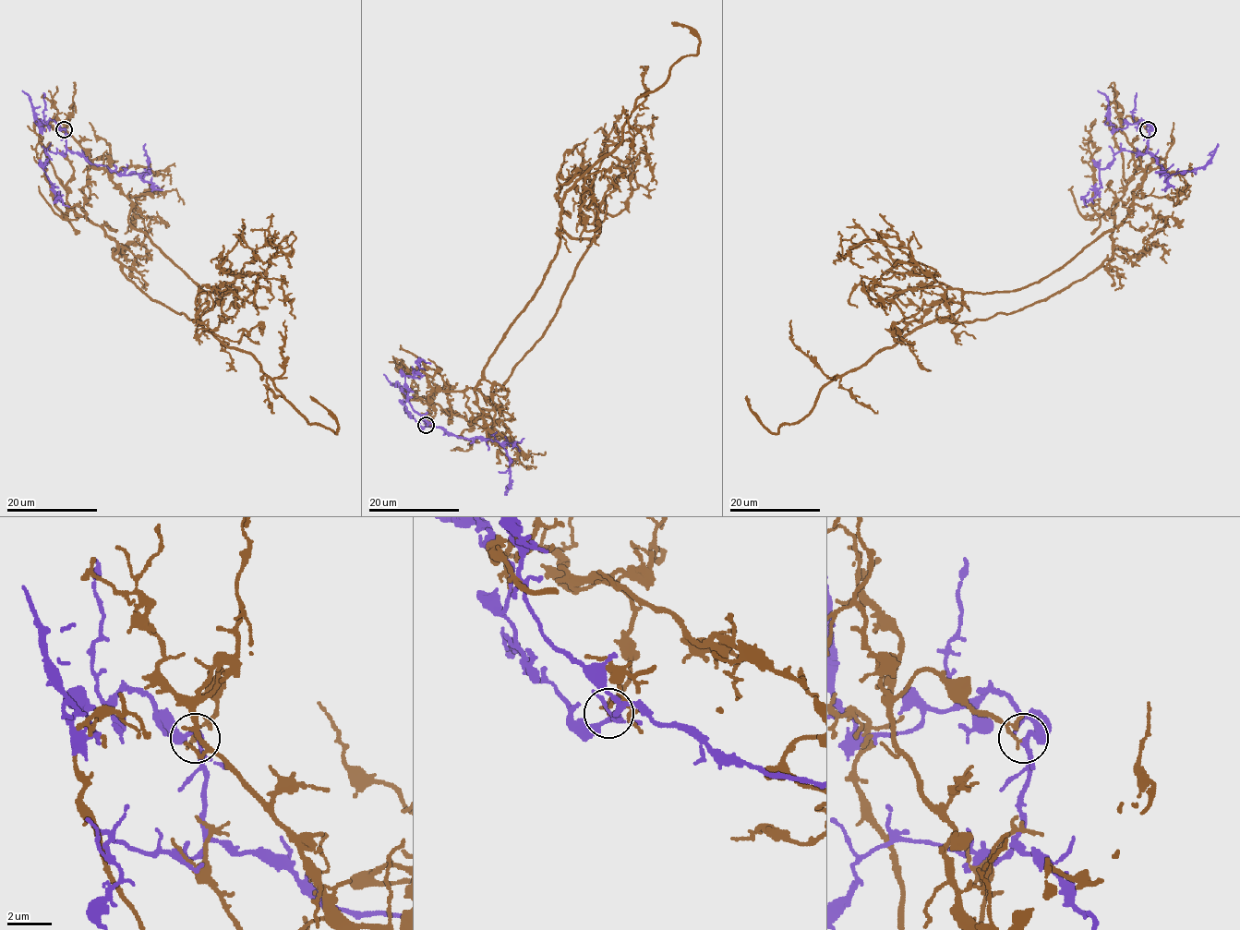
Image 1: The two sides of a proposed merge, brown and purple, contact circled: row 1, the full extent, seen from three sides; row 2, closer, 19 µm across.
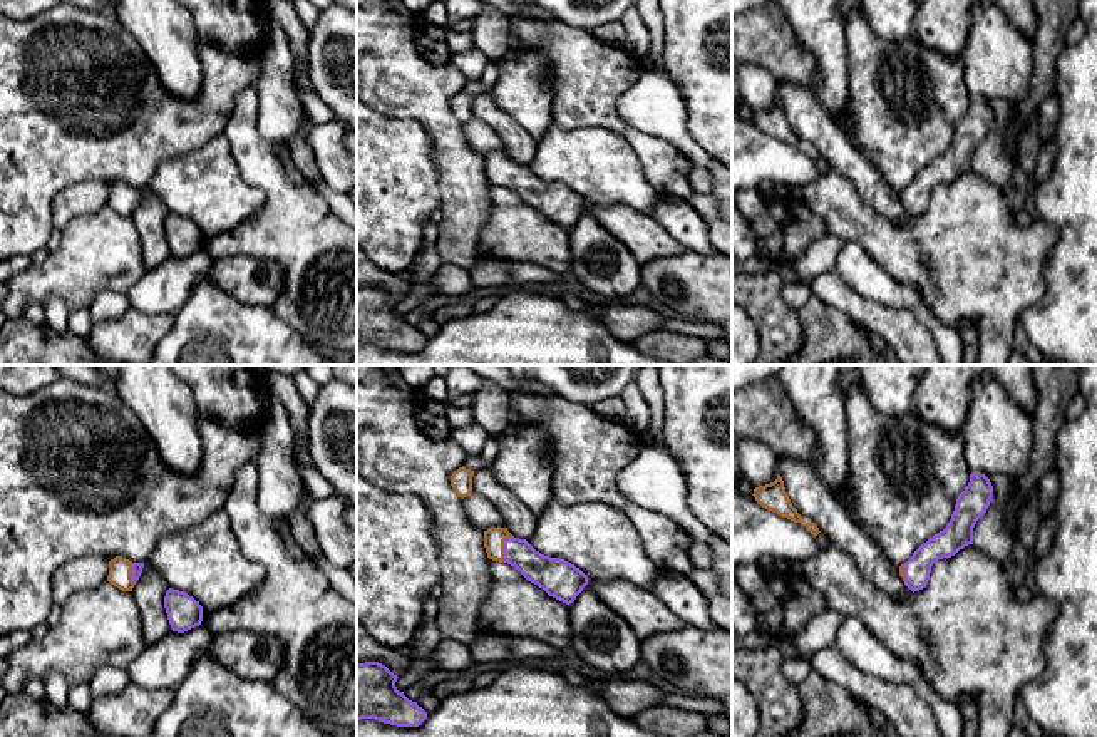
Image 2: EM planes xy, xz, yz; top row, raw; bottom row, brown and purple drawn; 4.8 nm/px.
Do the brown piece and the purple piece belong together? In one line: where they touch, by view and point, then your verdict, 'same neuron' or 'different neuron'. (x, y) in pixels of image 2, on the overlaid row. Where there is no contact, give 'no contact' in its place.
xz (503, 548) | different neuron

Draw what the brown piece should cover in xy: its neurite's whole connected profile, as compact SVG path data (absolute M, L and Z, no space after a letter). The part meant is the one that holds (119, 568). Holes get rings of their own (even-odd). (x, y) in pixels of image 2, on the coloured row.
M116 556L109 561L107 581L122 591L132 591L134 581L131 578L132 561Z

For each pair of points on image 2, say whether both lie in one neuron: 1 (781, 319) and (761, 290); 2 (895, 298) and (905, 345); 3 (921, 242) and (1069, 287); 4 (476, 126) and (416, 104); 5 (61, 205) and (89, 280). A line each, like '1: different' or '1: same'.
1: same
2: different
3: different
4: different
5: different

